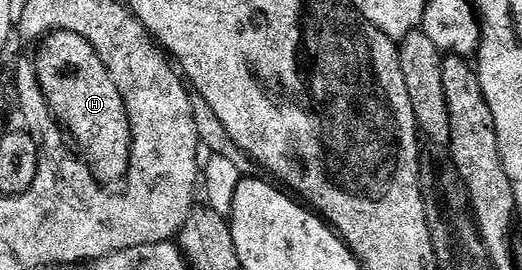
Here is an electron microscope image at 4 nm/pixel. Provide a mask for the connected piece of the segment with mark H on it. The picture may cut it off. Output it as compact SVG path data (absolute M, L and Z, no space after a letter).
M64 30L48 34L38 43L37 49L39 51L33 55L33 61L48 111L55 115L55 121L69 135L91 174L101 184L115 184L111 182L118 183L126 179L127 166L131 163L131 125L127 109L121 100L121 92L117 92L117 84L113 84L101 56L97 56L97 52L87 40Z

